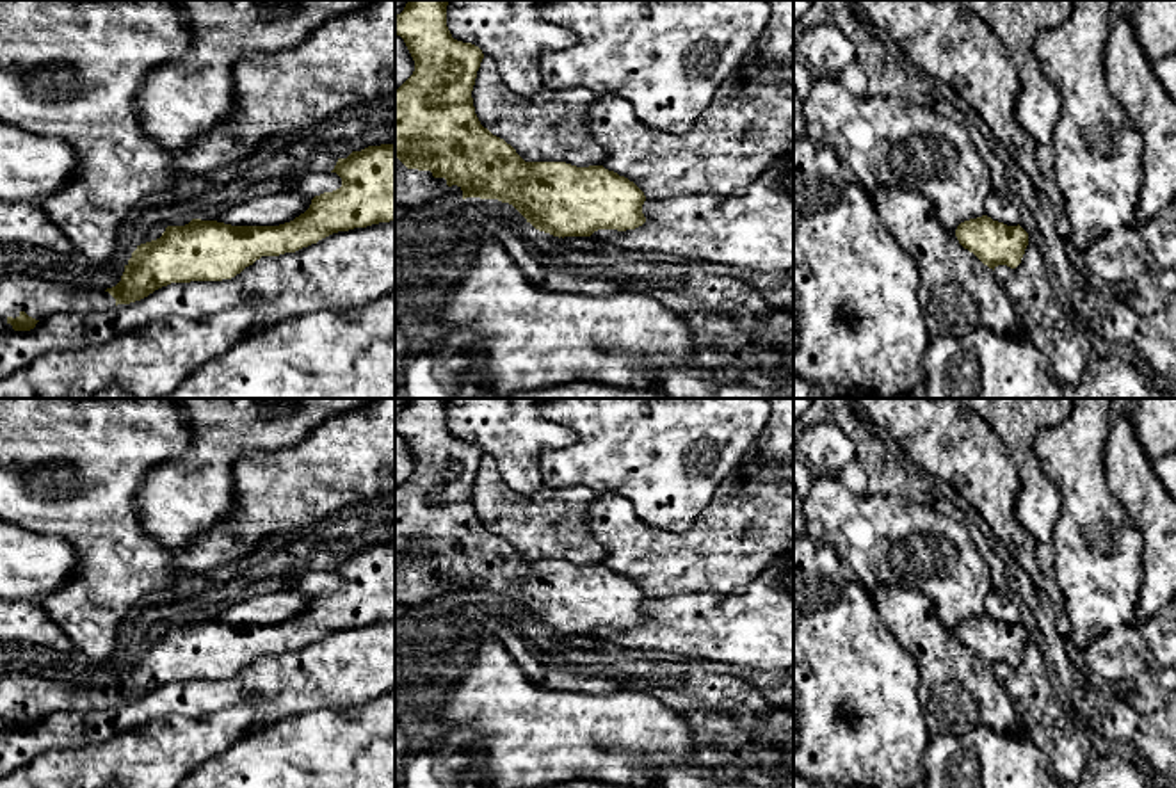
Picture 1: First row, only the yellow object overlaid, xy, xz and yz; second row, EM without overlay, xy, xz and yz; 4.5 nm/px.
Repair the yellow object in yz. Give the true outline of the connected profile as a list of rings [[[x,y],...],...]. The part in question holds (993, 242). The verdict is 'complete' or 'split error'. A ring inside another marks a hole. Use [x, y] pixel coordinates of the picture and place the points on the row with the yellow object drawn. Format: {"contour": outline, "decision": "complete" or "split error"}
{"contour": [[[987,215],[964,221],[957,226],[959,244],[973,253],[984,265],[1016,269],[1028,245],[1028,233],[1018,226],[1007,226]]], "decision": "complete"}

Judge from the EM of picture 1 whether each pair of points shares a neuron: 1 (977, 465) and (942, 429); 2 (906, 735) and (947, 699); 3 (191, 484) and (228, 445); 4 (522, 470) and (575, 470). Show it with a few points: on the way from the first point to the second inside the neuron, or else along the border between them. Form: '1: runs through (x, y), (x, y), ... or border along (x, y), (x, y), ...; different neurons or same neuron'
1: runs through (968, 456), (950, 436); same neuron
2: border along (918, 676), (918, 701), (931, 737); different neurons
3: runs through (200, 475), (219, 454); same neuron
4: border along (573, 443), (539, 454), (543, 484); different neurons

